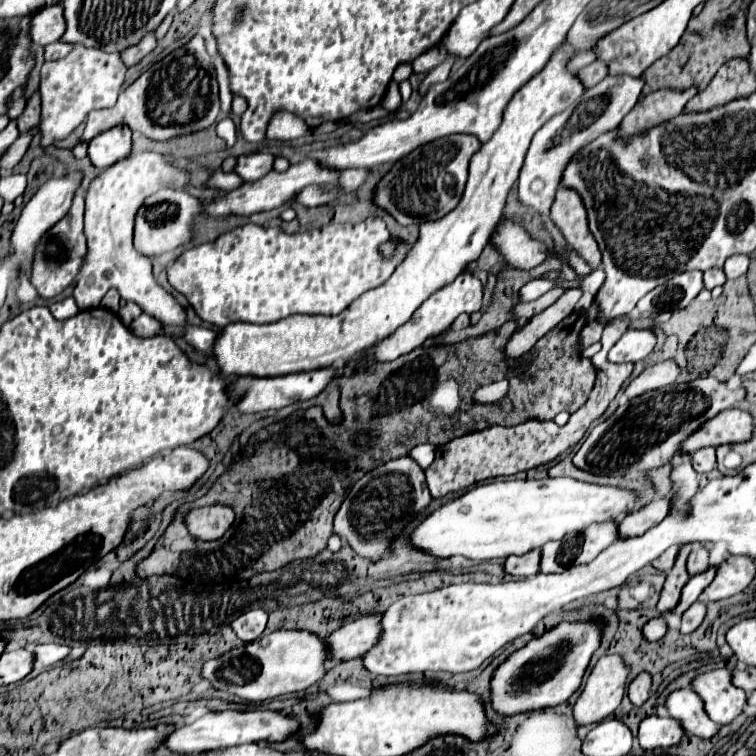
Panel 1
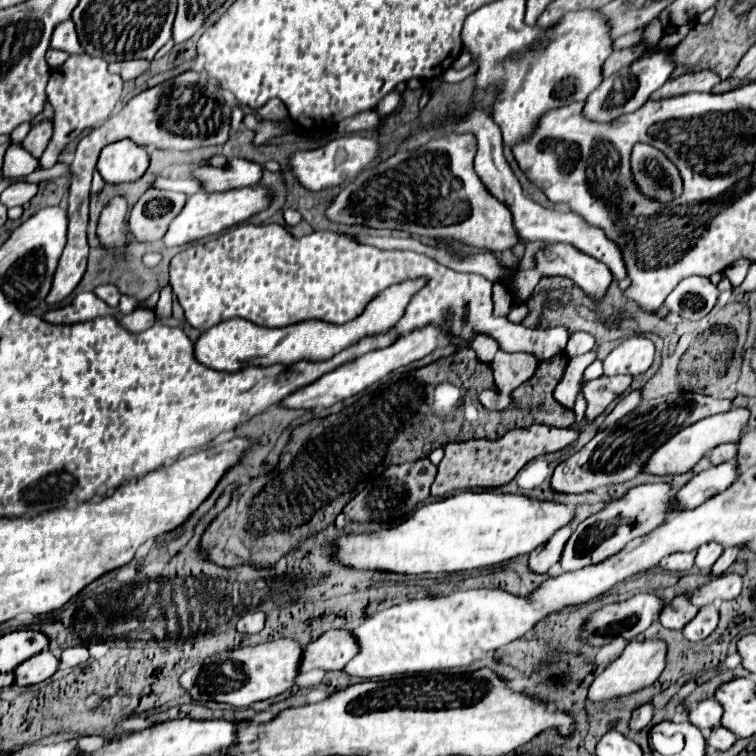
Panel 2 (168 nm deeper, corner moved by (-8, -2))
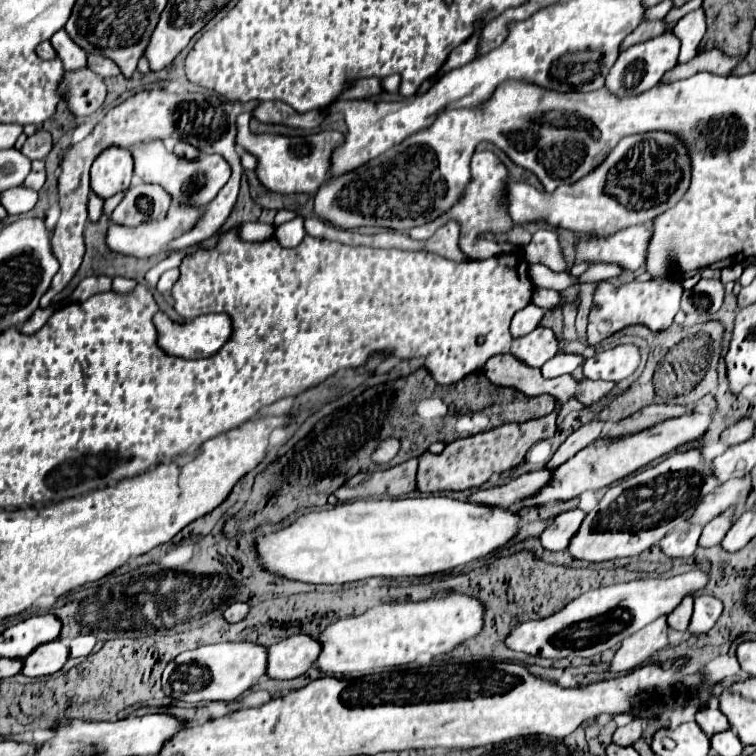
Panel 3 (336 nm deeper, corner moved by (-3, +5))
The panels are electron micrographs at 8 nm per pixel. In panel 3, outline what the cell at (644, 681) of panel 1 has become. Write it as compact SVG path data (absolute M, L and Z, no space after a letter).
M633 718L629 724L621 726L613 734L613 744L619 746L633 746L641 738L641 718Z

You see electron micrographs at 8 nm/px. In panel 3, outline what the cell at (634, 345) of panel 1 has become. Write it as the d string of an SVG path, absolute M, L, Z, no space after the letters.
M633 344L615 346L611 350L597 352L583 364L583 378L619 382L631 376L639 366L639 350Z

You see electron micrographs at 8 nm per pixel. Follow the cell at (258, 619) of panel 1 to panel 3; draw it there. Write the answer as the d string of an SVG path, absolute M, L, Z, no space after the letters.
M236 601L223 610L223 616L227 622L239 622L247 616L247 612L249 612L249 606L245 602Z

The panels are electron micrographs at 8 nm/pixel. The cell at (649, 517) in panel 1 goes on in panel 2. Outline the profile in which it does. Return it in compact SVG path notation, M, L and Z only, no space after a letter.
M722 463L716 467L710 467L702 473L698 473L694 479L690 479L678 493L676 493L676 505L678 511L684 509L696 509L702 505L706 499L710 499L714 493L724 491L740 471L736 469L734 463Z

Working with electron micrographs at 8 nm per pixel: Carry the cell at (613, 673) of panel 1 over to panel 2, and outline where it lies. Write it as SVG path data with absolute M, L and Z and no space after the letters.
M646 639L646 641L630 641L624 649L624 653L610 663L590 685L588 691L588 701L592 703L604 703L608 699L616 699L616 697L626 697L632 695L648 685L652 685L662 669L664 669L664 657L666 657L666 643L660 639Z

